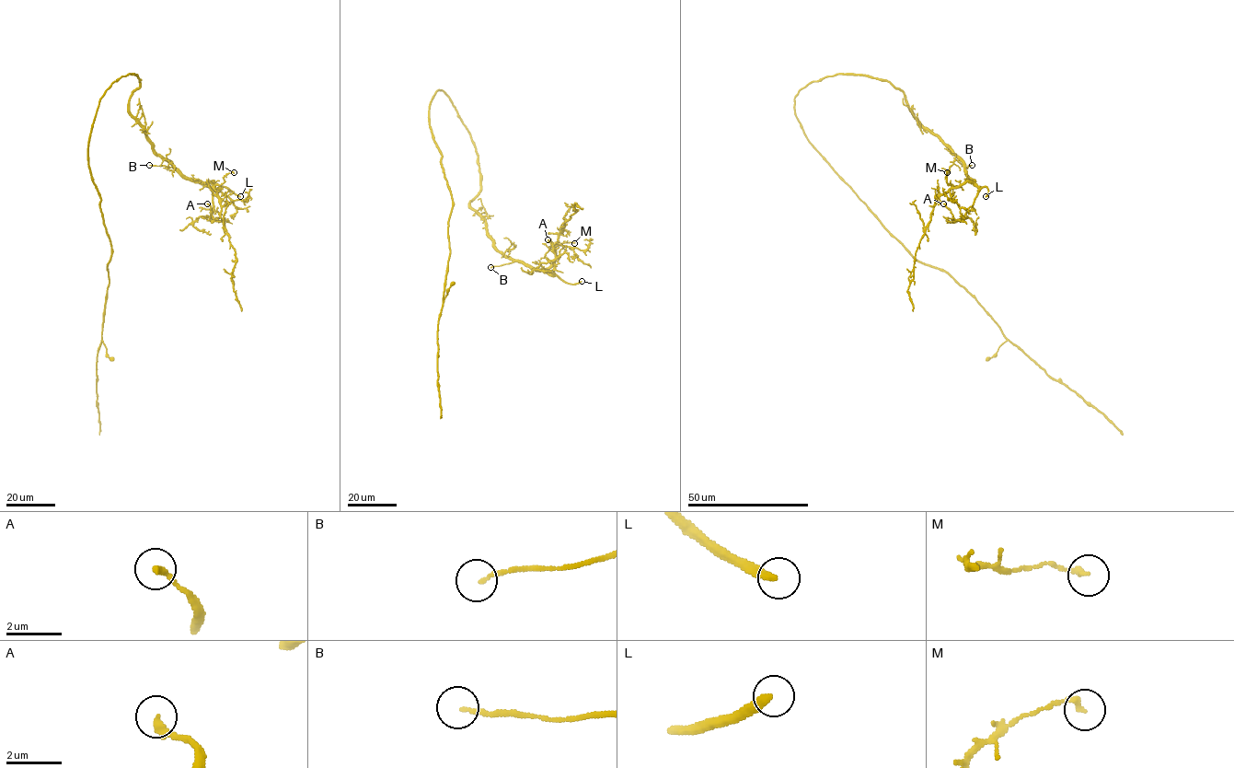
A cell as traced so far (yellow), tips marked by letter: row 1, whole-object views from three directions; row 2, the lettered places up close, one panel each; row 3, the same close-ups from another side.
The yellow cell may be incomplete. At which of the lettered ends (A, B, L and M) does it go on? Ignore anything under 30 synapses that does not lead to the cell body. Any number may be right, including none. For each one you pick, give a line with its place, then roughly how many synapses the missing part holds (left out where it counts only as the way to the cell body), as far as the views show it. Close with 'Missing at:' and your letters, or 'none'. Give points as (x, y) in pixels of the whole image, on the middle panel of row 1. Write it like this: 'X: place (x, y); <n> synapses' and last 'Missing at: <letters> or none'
L: place (582, 281); 50 synapses
Missing at: L

